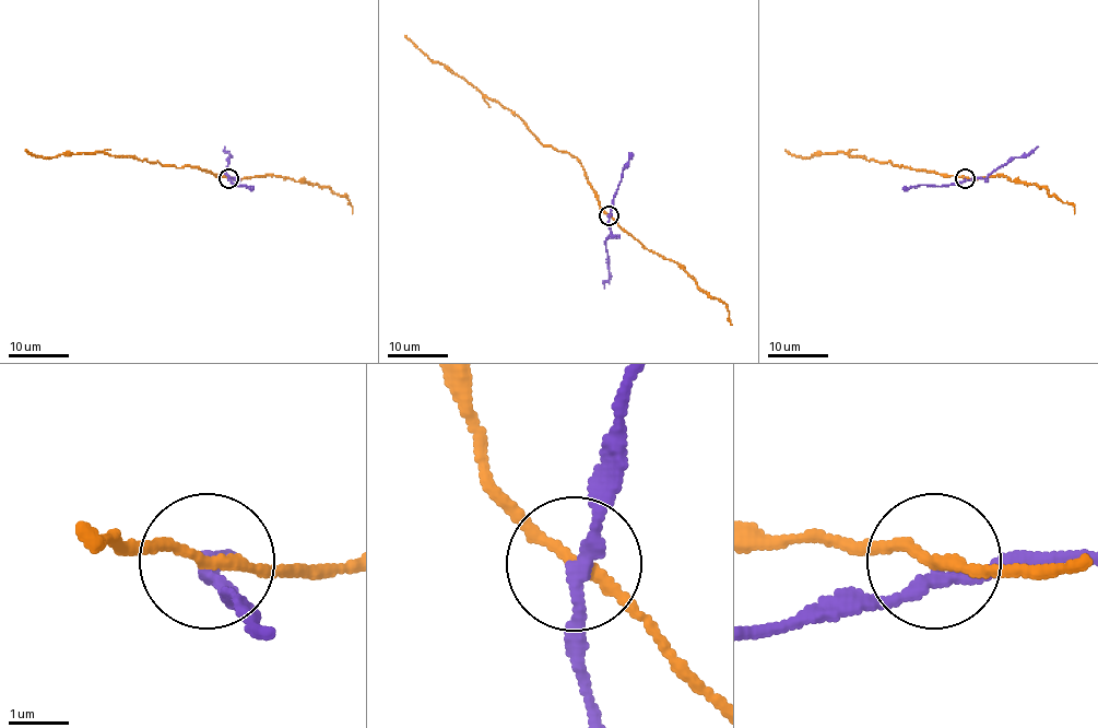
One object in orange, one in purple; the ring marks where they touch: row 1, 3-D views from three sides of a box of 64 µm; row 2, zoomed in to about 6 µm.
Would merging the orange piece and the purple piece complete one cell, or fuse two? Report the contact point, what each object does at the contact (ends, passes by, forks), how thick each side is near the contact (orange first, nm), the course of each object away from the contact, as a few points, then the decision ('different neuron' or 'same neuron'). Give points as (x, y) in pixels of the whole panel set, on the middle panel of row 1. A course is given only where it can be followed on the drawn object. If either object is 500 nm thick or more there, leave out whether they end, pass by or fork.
(609, 215) | orange passes by | purple passes by | 170/180 nm | orange via (609, 215), (575, 157), (545, 147), (510, 109), (433, 61), (404, 35) | purple via (609, 215), (610, 236), (605, 244), (609, 276), (604, 288) | different neuron

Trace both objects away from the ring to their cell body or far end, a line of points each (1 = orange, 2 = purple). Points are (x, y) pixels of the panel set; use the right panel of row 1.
1: (965, 178), (845, 152), (805, 157), (791, 155), (786, 150)
2: (965, 178), (987, 178), (1015, 157), (1026, 157), (1038, 147)

